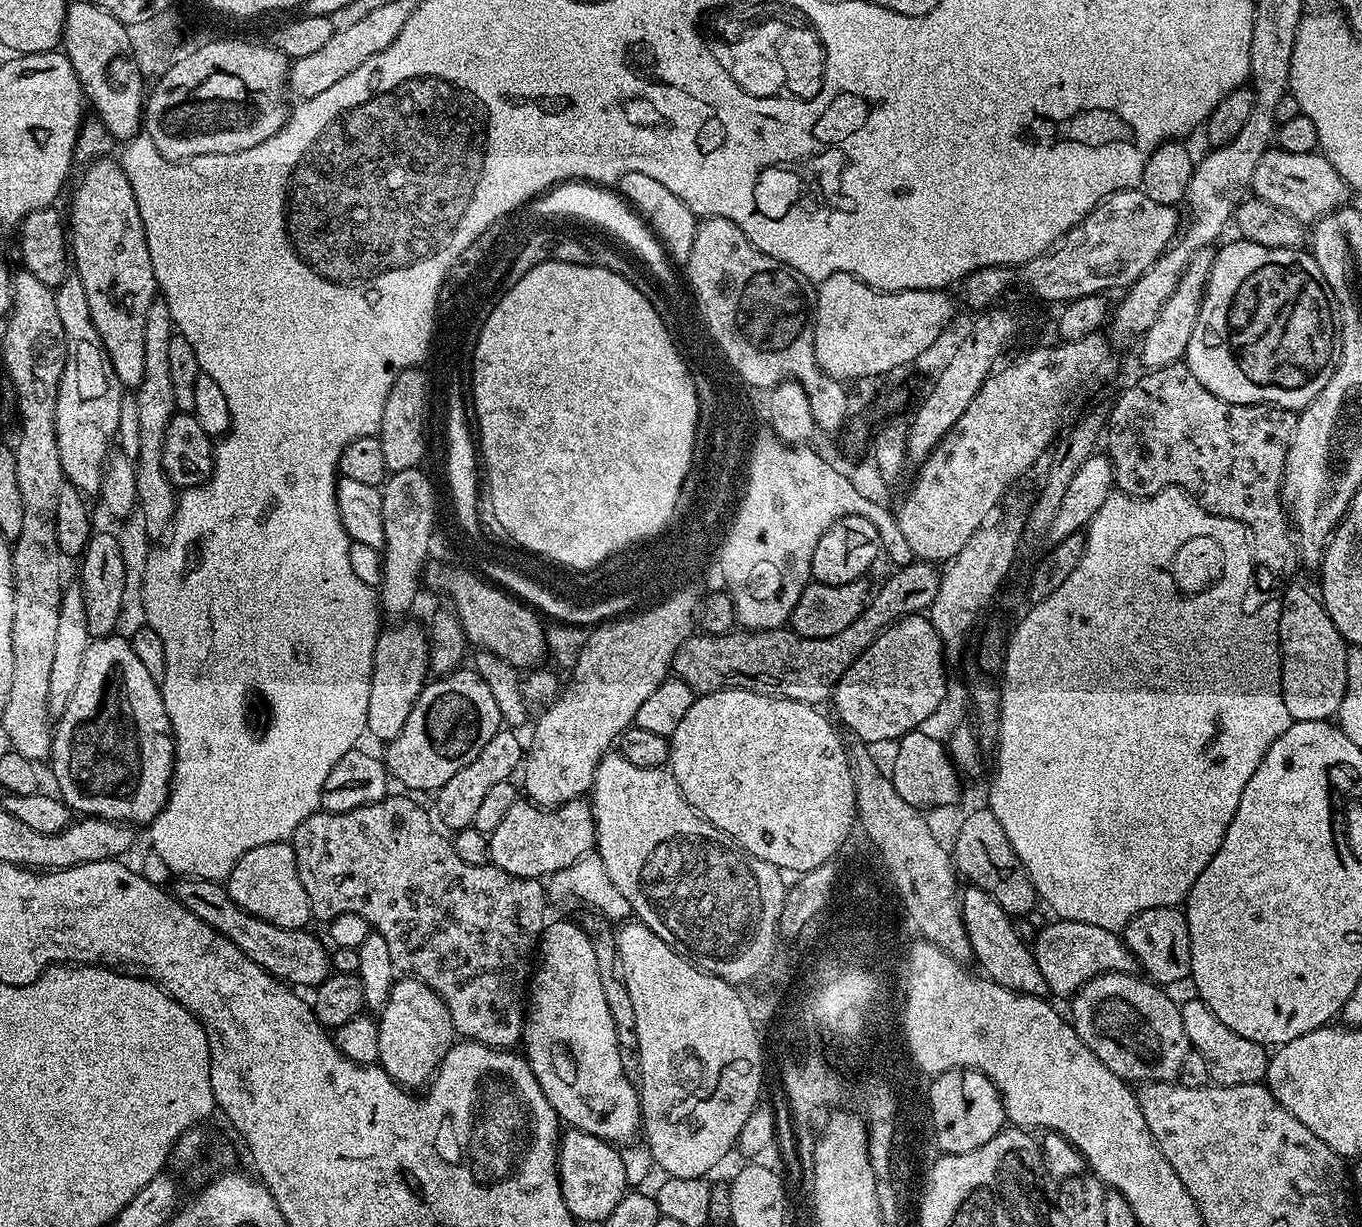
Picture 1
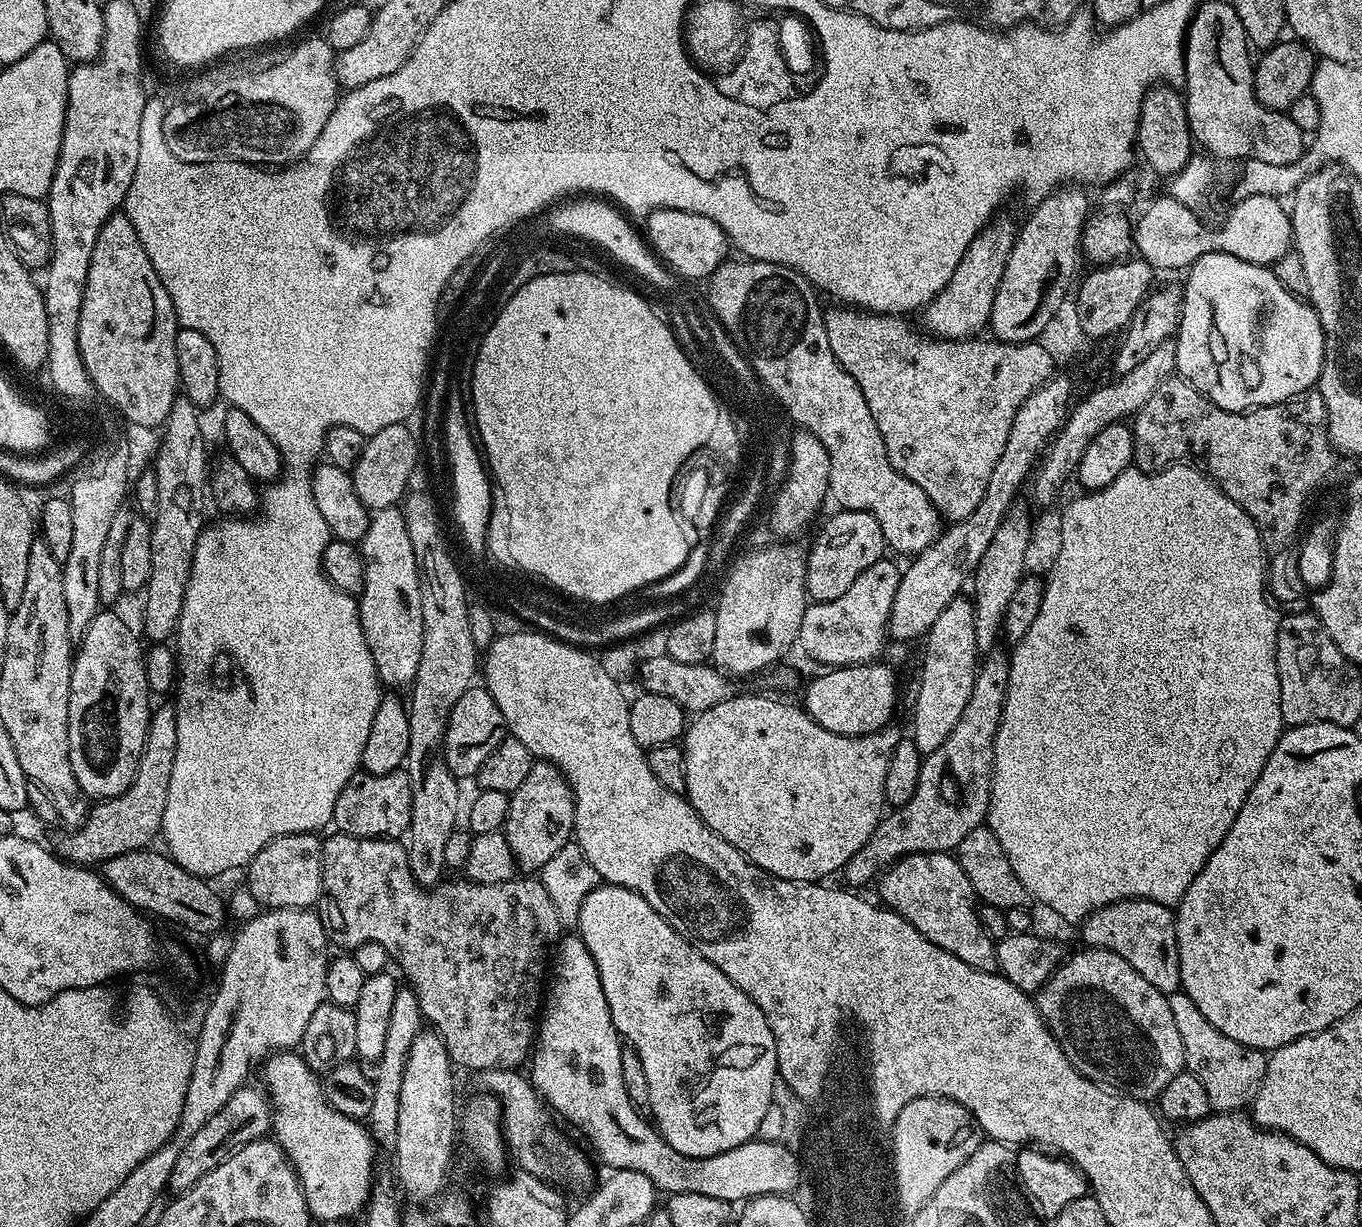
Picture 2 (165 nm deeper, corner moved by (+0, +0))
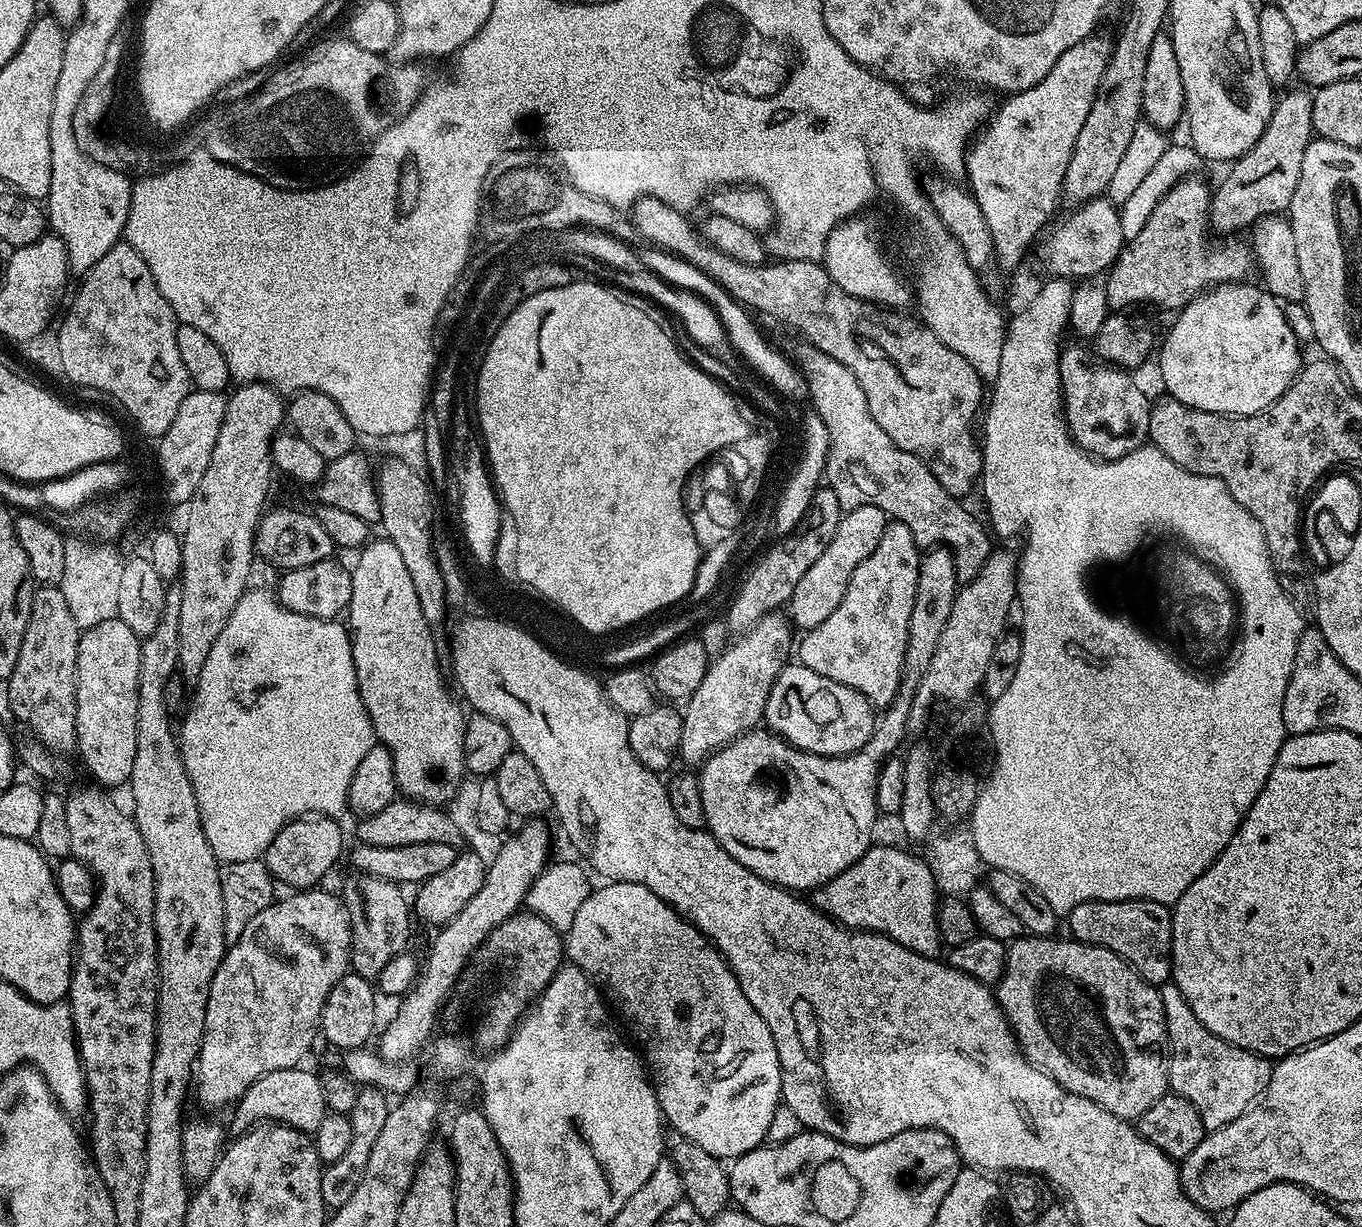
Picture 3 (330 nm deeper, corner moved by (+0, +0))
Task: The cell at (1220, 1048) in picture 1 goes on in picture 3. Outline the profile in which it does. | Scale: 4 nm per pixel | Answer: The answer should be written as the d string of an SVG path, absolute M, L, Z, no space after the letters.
M1171 982L1161 984L1159 990L1162 998L1162 1010L1166 1014L1166 1030L1168 1031L1169 1089L1175 1095L1186 1098L1186 1102L1190 1102L1190 1106L1194 1106L1194 1110L1198 1110L1205 1129L1221 1128L1234 1122L1234 1118L1242 1115L1259 1098L1262 1090L1266 1090L1266 1082L1270 1082L1272 1064L1265 1057L1258 1055L1257 1052L1242 1050L1222 1038L1218 1038L1218 1034L1210 1034L1210 1030L1206 1030L1206 1026L1202 1026L1202 1022L1198 1022L1198 1014L1194 1014L1194 1010L1190 1010L1182 990L1178 990L1176 984Z

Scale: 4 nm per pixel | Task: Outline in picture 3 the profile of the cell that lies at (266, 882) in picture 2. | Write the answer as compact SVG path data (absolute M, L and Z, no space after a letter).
M313 815L291 820L282 826L262 857L273 881L289 884L292 890L315 889L319 885L316 883L339 862L344 852L344 832L340 823L339 819L331 816Z

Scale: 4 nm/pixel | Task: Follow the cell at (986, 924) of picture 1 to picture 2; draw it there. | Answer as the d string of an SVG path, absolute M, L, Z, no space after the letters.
M916 852L912 856L901 856L895 864L884 869L879 877L880 896L883 907L891 908L918 934L922 934L934 946L954 954L954 958L962 958L966 966L977 968L983 972L996 972L996 944L988 937L988 932L984 929L984 924L980 921L980 916L976 913L978 897L974 889L970 886L970 878L966 878L966 870L956 861L952 852Z

